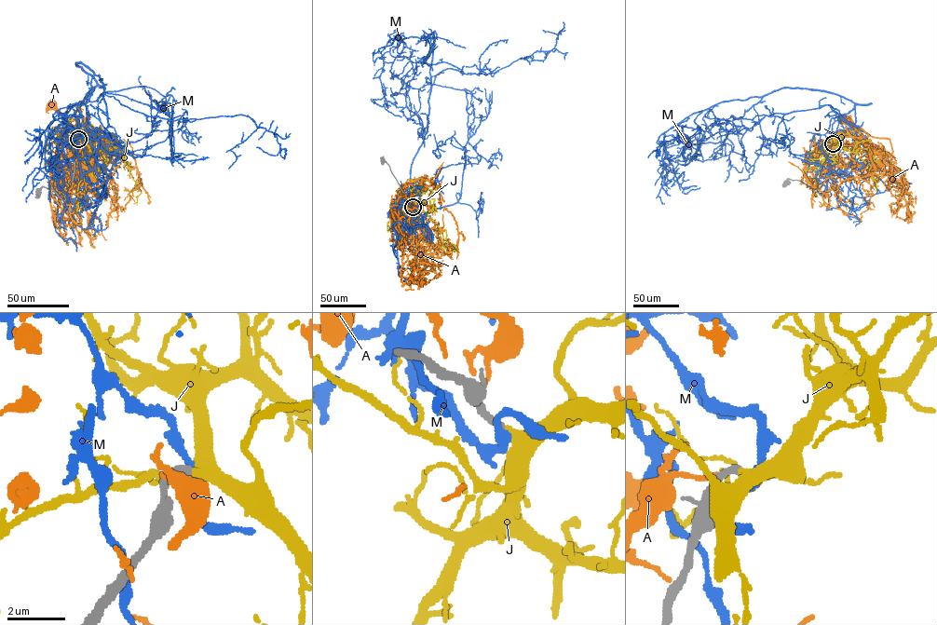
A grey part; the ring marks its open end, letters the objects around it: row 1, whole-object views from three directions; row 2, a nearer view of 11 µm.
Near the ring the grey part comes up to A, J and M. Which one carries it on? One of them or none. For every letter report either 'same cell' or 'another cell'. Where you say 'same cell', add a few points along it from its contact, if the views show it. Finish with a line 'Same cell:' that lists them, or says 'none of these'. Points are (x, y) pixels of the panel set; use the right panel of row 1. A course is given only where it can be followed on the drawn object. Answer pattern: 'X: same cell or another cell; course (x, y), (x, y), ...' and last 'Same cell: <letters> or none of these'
A: another cell
J: same cell; course (833, 143), (836, 141), (850, 151), (866, 149), (871, 152), (874, 161), (869, 172), (875, 182), (876, 191)
M: another cell
Same cell: J

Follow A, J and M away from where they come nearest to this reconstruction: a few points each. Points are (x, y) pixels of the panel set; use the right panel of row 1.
A: (832, 143), (822, 147), (848, 164), (862, 164), (872, 151), (892, 151), (889, 139), (844, 119)
J: (833, 143), (836, 141), (850, 151), (866, 149), (871, 152), (874, 161), (869, 172), (875, 182), (876, 191)
M: (833, 143), (835, 118), (854, 103), (783, 88), (711, 106), (694, 119), (699, 129), (677, 127), (656, 150)

